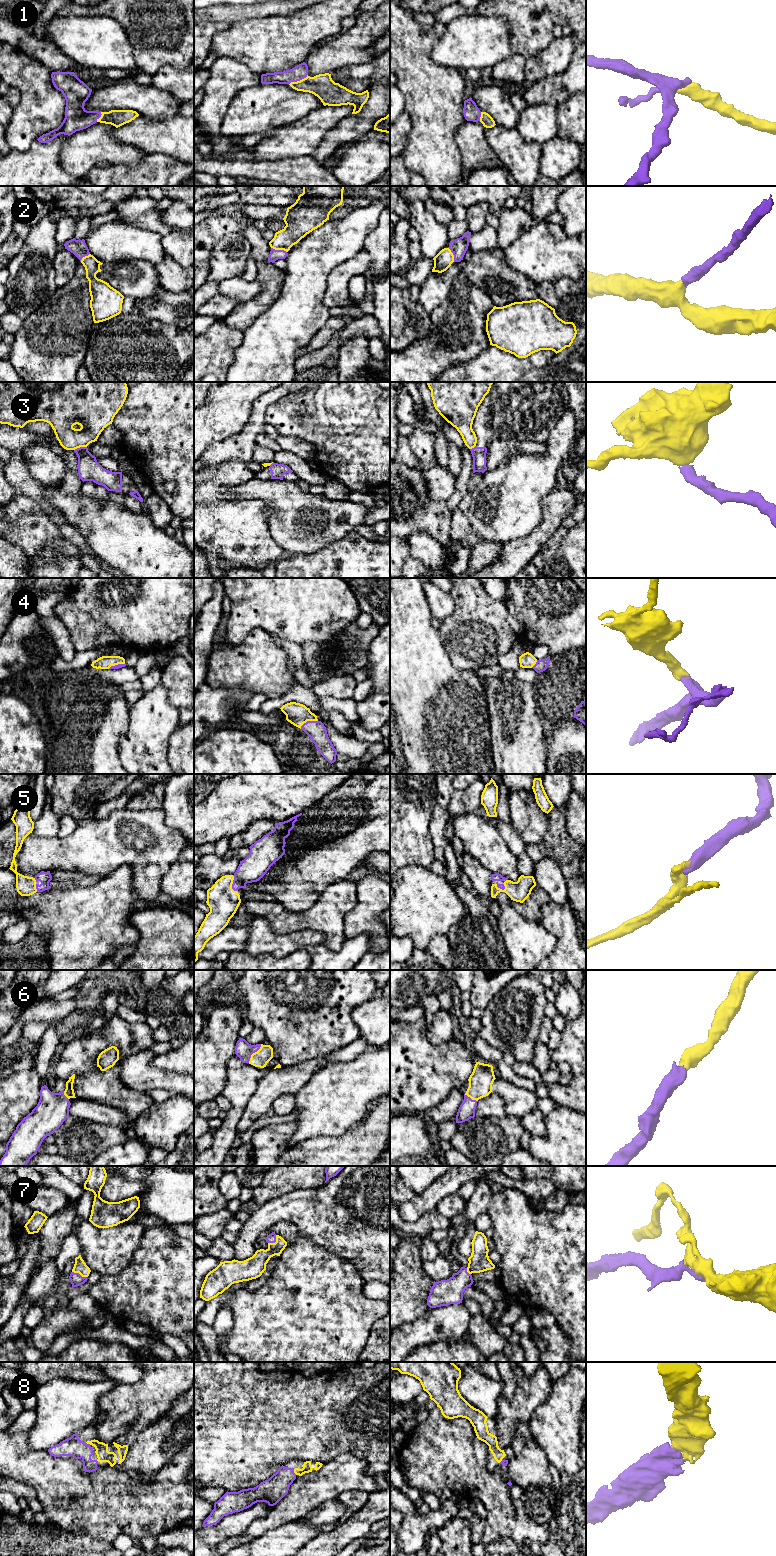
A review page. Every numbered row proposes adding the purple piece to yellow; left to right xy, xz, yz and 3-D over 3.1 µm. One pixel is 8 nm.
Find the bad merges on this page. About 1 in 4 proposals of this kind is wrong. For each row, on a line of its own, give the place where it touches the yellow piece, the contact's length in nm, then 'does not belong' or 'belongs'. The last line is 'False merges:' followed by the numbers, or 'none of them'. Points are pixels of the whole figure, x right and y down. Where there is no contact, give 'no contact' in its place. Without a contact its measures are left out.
1: xz (298, 81) | 170 nm | belongs
2: xz (279, 249) | 130 nm | belongs
3: xy (80, 446) | 110 nm | does not belong
4: xz (308, 720) | 160 nm | belongs
5: xz (232, 883) | 140 nm | belongs
6: xz (253, 1053) | 190 nm | belongs
7: xy (79, 1273) | 130 nm | belongs
8: xz (294, 1472) | 50 nm | belongs
False merges: 3

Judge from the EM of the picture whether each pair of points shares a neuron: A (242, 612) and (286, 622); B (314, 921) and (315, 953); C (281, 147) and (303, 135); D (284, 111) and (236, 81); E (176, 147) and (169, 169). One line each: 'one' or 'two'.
A: one
B: two
C: one
D: two
E: two

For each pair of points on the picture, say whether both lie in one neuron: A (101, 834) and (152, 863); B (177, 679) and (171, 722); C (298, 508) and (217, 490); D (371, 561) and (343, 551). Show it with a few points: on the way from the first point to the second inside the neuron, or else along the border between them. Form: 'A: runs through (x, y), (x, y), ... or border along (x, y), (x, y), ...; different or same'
A: runs through (114, 840), (129, 840), (139, 850); same
B: border along (162, 684), (168, 700), (178, 711), (180, 725); different
C: runs through (278, 493), (260, 488), (243, 488), (237, 493); same
D: runs through (364, 561), (353, 561), (350, 558); same

